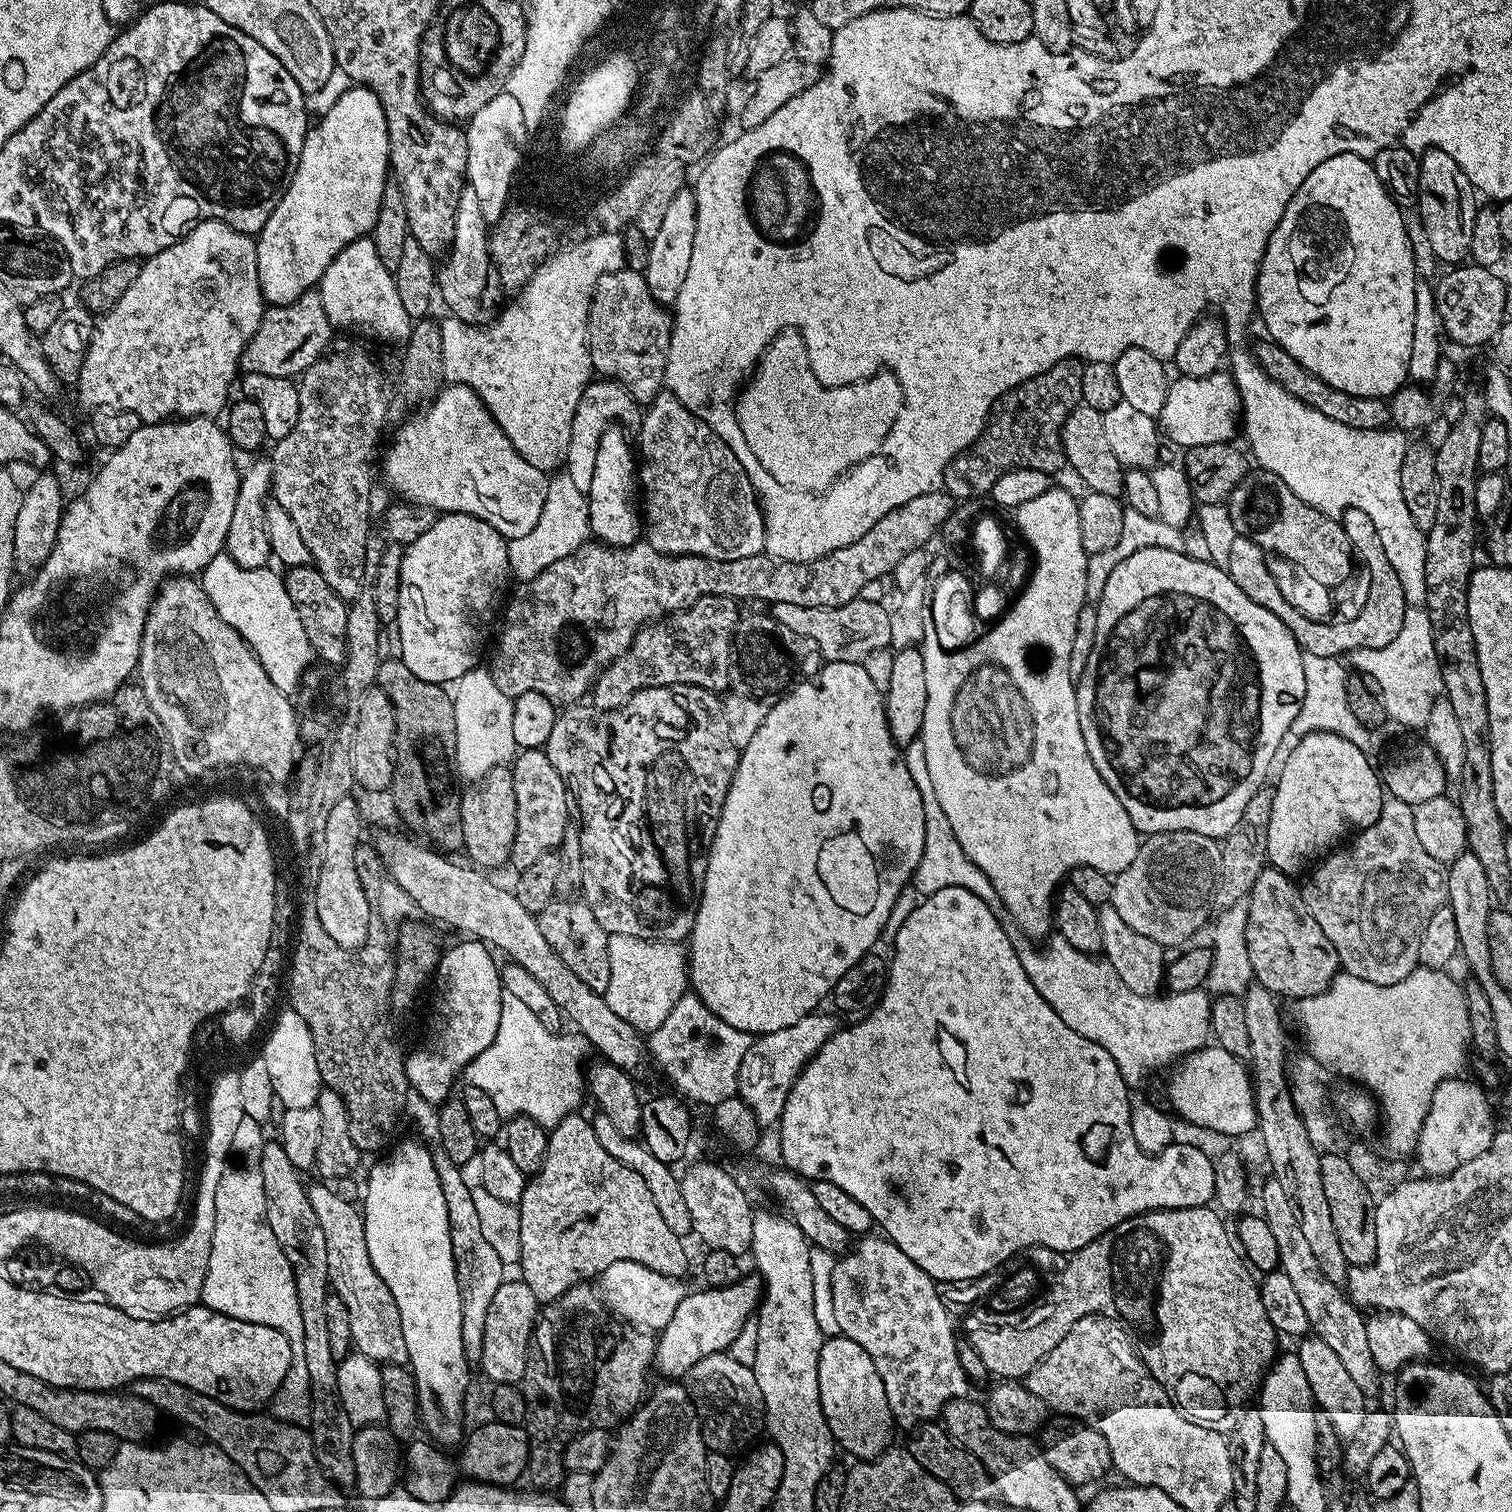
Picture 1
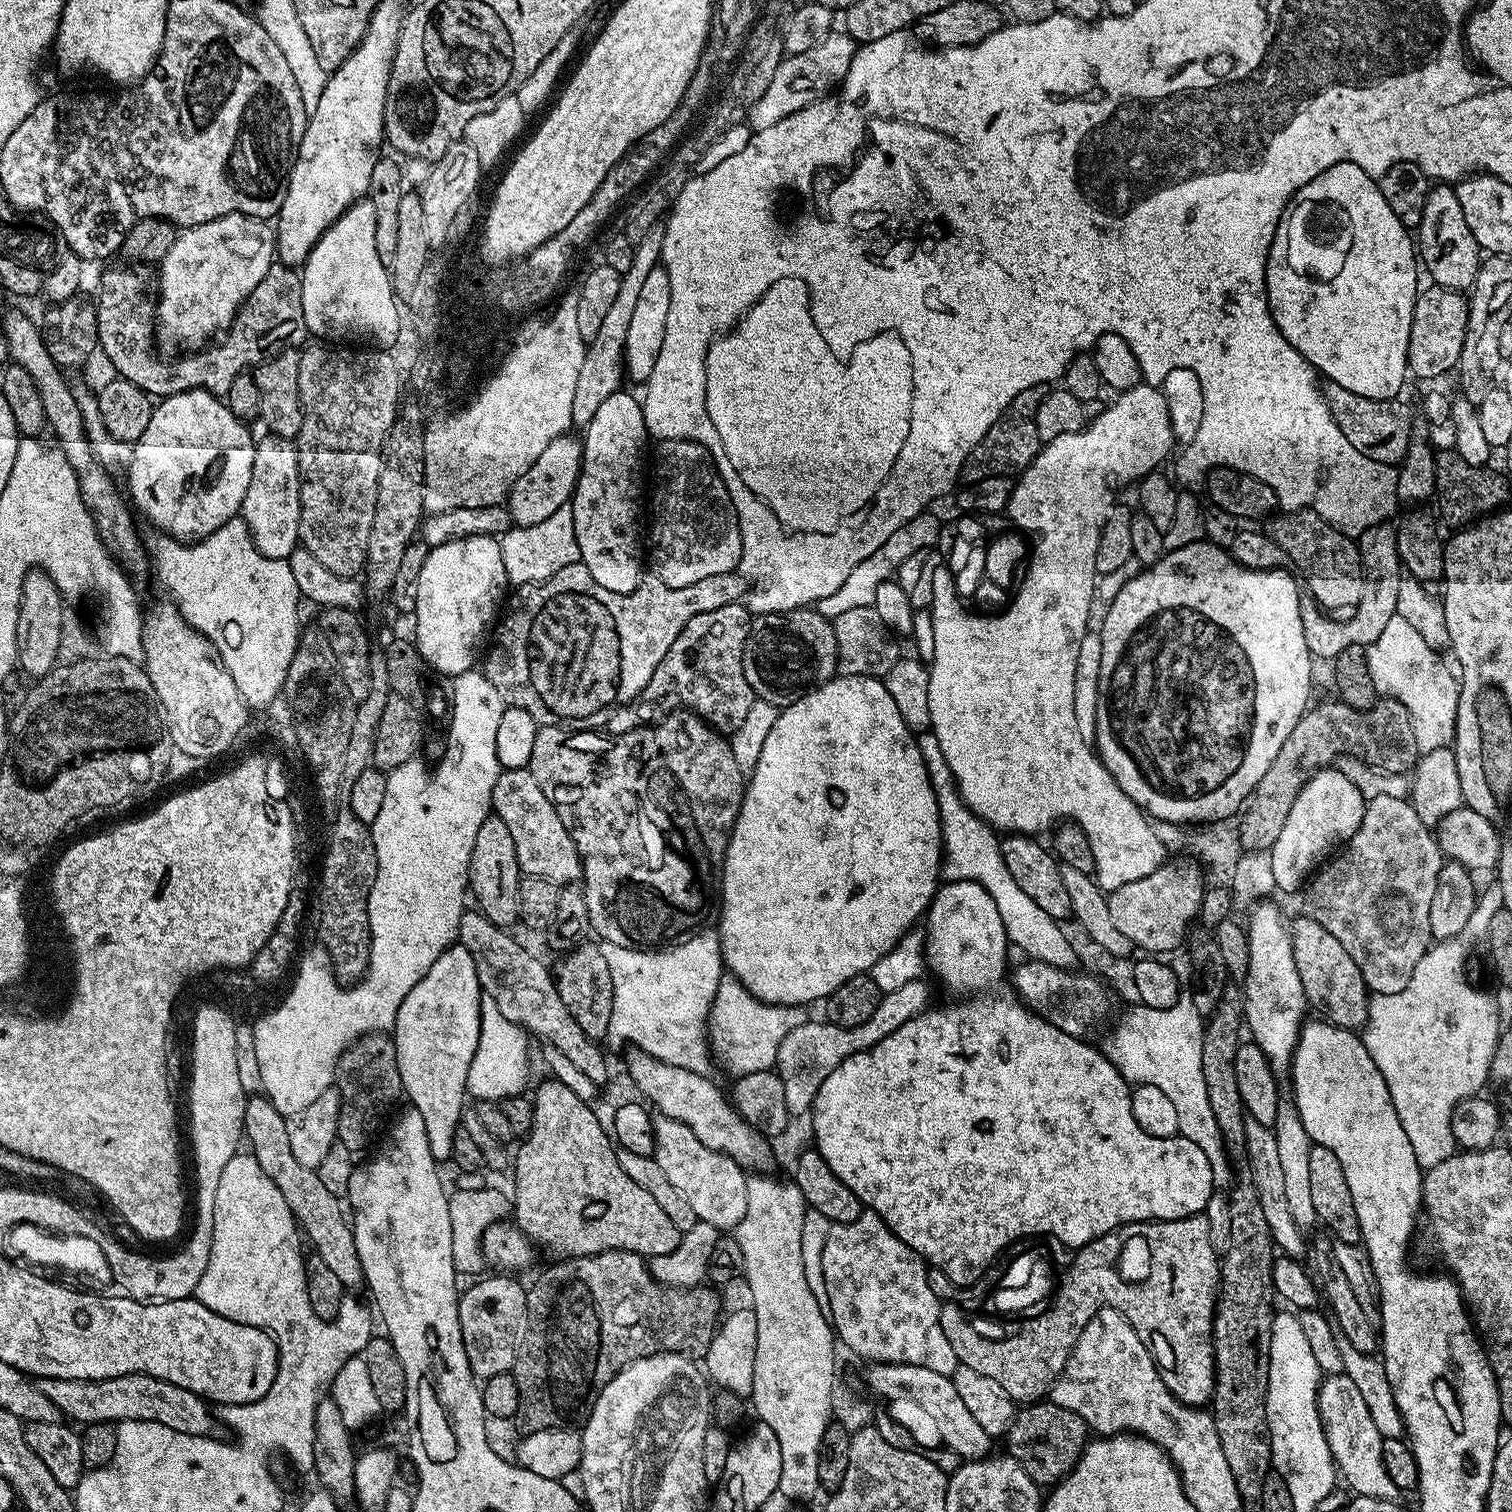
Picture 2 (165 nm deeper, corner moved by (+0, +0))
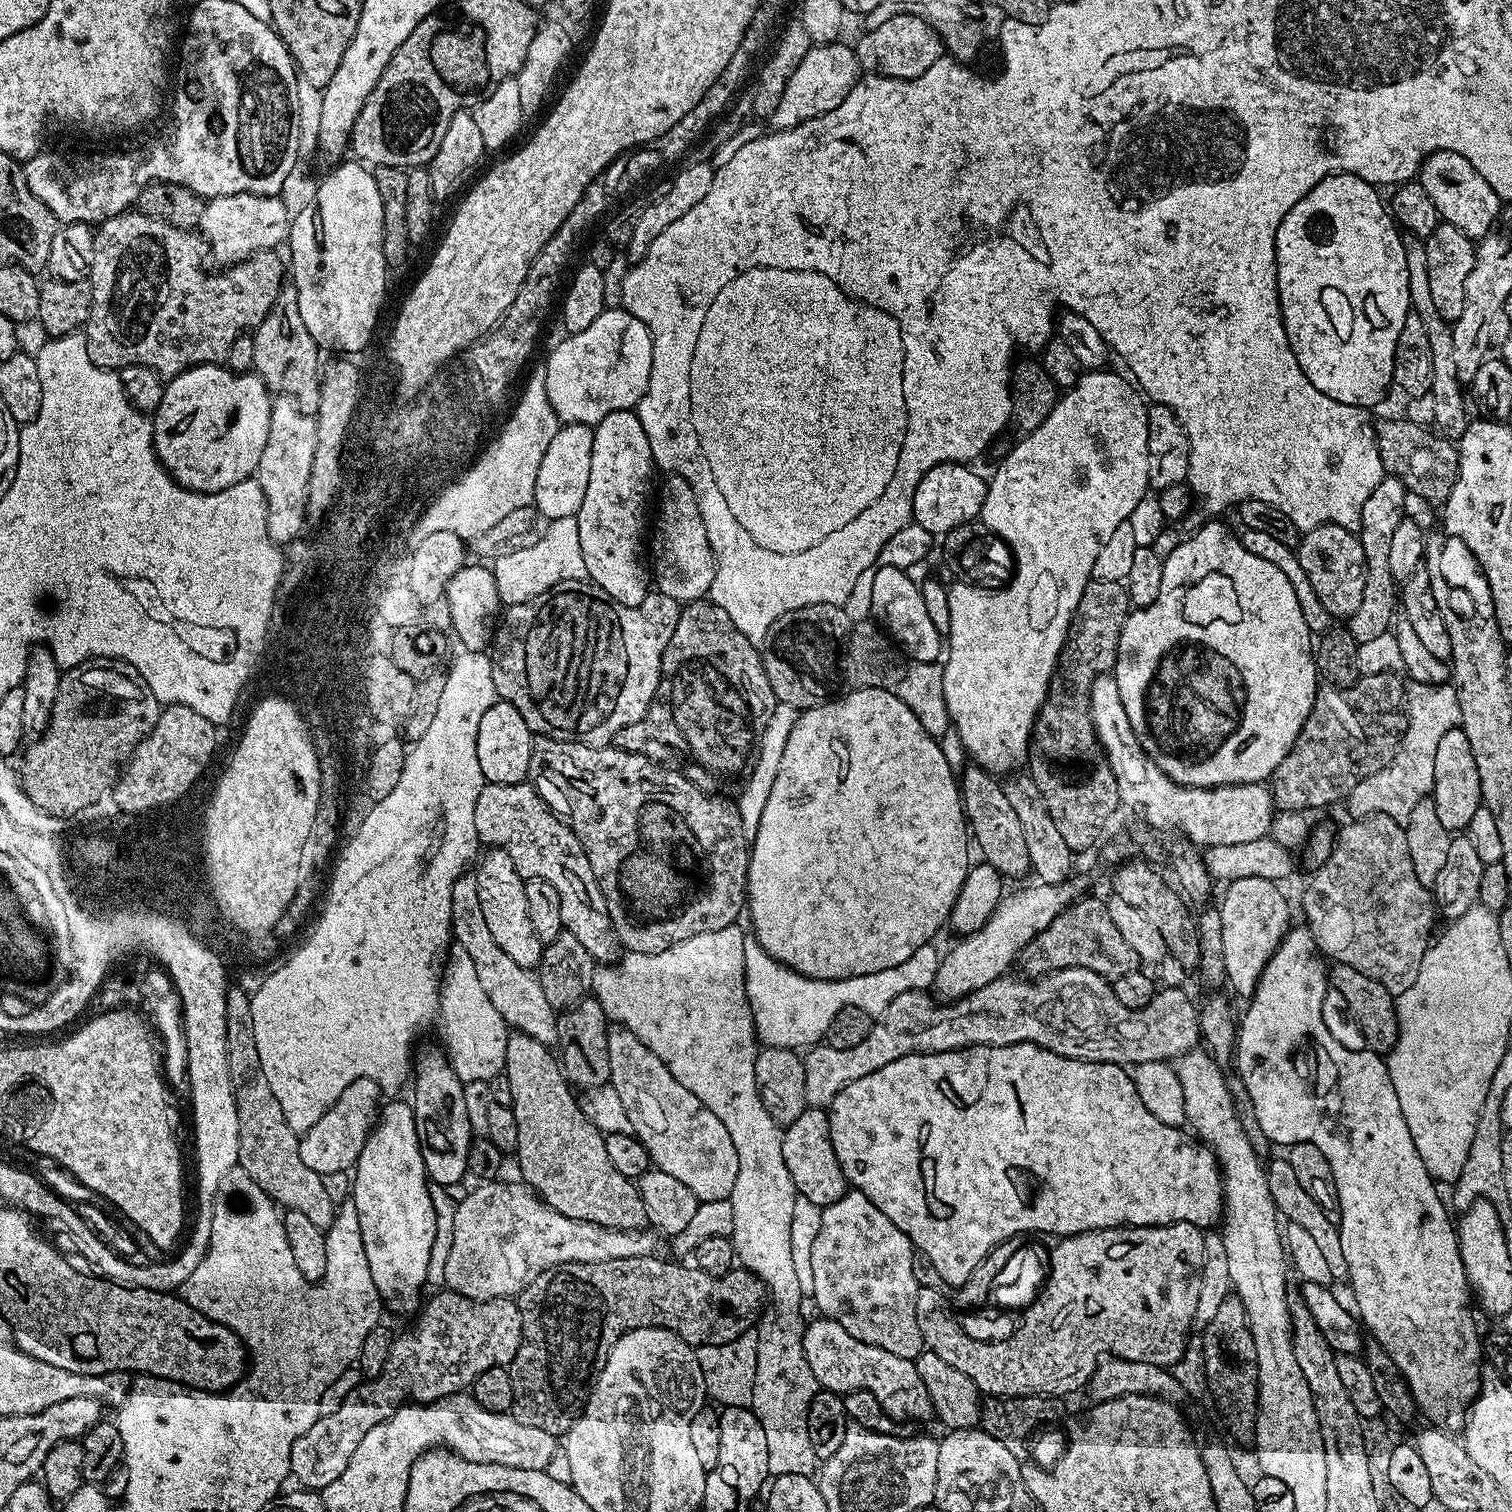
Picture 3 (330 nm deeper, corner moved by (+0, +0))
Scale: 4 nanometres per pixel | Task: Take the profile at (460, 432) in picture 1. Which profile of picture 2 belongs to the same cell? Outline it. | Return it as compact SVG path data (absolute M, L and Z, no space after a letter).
M565 434L554 441L534 462L534 466L526 474L522 474L512 485L506 496L506 507L512 516L512 524L525 528L538 522L546 522L554 510L565 507L571 501L576 490L576 480L580 476L580 460L584 450L579 439L572 434Z

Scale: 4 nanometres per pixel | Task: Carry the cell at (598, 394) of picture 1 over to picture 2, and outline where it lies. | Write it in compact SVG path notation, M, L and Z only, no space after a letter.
M657 226L636 243L633 250L633 261L630 270L627 270L620 277L618 294L614 298L614 306L606 310L606 318L602 321L602 326L598 326L598 334L587 341L582 358L582 370L578 370L578 382L574 386L574 410L572 411L572 423L576 426L587 426L590 418L594 418L594 413L610 394L621 391L626 380L626 369L624 367L624 347L626 346L626 330L630 326L630 317L634 314L634 305L638 303L642 285L650 275L650 270L654 270L660 264L660 251L664 241L664 229Z

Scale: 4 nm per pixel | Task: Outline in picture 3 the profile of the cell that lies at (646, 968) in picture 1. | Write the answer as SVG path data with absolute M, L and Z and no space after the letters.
M734 923L722 926L722 930L694 934L694 938L686 938L654 954L628 952L621 955L615 962L597 967L592 979L591 995L602 1006L609 1021L629 1028L662 1060L666 1070L670 1070L670 1074L674 1074L674 1078L678 1078L678 1082L682 1082L682 1086L686 1086L686 1090L690 1090L690 1094L694 1094L694 1098L706 1106L706 1110L714 1110L714 1114L718 1114L722 1126L726 1126L730 1139L734 1141L734 1150L738 1150L738 1179L734 1181L730 1197L734 1210L734 1230L730 1239L739 1267L752 1272L764 1283L767 1300L755 1329L758 1366L754 1374L750 1407L758 1422L762 1422L762 1430L766 1430L769 1473L773 1477L786 1474L812 1476L817 1471L818 1461L814 1446L810 1446L806 1414L809 1402L817 1394L818 1385L814 1370L810 1370L810 1362L806 1362L804 1353L806 1319L800 1313L800 1303L805 1303L806 1297L798 1286L798 1274L794 1270L794 1258L790 1251L790 1221L797 1194L794 1182L790 1182L790 1170L786 1170L786 1161L782 1158L784 1133L781 1125L776 1124L770 1114L766 1114L766 1106L762 1106L754 1078L758 1041L746 998L742 958L746 932L740 927L739 923Z

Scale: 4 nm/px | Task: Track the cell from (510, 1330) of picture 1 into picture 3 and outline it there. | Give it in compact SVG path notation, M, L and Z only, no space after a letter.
M443 1290L437 1296L423 1301L418 1315L415 1317L416 1329L397 1335L390 1346L390 1354L386 1357L386 1366L374 1378L364 1378L330 1414L321 1416L294 1442L290 1450L291 1475L301 1489L323 1490L334 1482L346 1470L350 1458L354 1458L354 1450L358 1450L358 1442L366 1438L369 1430L374 1430L378 1422L386 1422L390 1414L394 1414L403 1404L415 1402L430 1404L434 1400L442 1400L445 1396L454 1396L471 1389L478 1374L486 1374L491 1368L502 1368L511 1365L514 1354L518 1354L518 1346L522 1338L522 1318L515 1299L471 1300L451 1290Z

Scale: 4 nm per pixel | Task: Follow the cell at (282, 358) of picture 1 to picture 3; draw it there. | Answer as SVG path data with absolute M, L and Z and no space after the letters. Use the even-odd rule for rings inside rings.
M129 210L118 214L114 218L104 221L95 229L96 237L94 238L94 266L92 267L92 305L90 306L90 314L86 325L86 350L90 354L90 362L94 362L94 366L99 368L107 368L109 370L119 370L126 366L134 366L141 364L142 366L150 366L150 370L154 370L162 378L171 378L182 374L187 368L197 368L203 364L220 364L227 361L230 346L234 346L234 342L242 335L251 333L259 324L272 312L274 302L278 298L280 289L286 284L286 264L279 260L272 250L255 252L250 258L246 258L242 262L233 264L220 270L220 273L212 272L207 276L204 273L204 256L206 260L206 245L203 236L195 231L179 228L178 226L170 226L163 218L158 216L147 216L135 210ZM156 256L160 260L168 260L168 273L164 276L164 289L161 290L160 305L156 308Z

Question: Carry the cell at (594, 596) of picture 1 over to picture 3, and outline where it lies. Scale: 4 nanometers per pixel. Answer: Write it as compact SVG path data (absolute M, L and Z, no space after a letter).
M567 580L534 598L517 604L509 604L499 621L494 633L494 643L490 648L496 695L510 706L514 706L514 710L518 710L518 714L522 714L526 726L531 728L536 736L549 736L555 740L572 740L576 744L585 744L591 748L611 745L626 726L645 719L649 715L648 707L651 706L660 684L662 688L660 670L662 654L670 642L670 634L674 634L674 626L678 626L681 607L681 601L670 598L658 590L649 591L647 598L638 606L622 606L613 602L610 594L606 594L606 590L602 590L588 580Z

